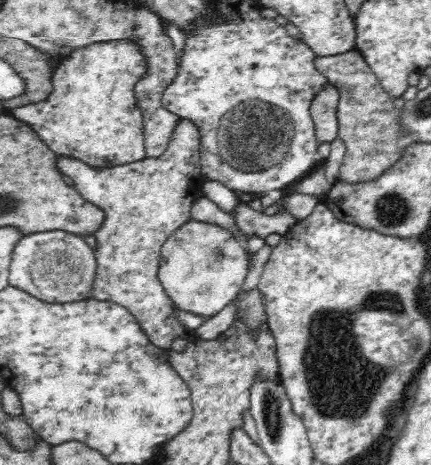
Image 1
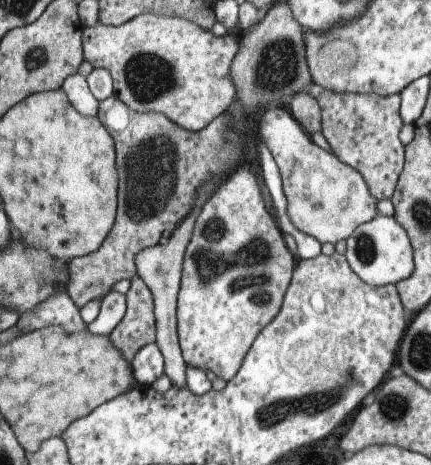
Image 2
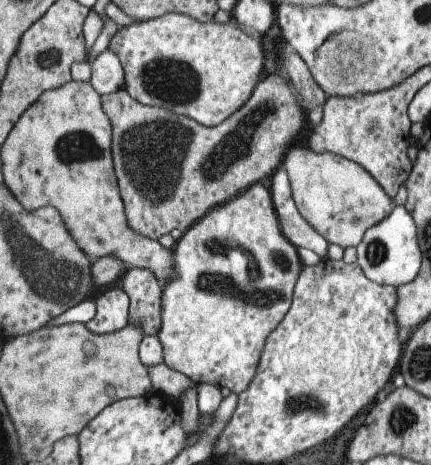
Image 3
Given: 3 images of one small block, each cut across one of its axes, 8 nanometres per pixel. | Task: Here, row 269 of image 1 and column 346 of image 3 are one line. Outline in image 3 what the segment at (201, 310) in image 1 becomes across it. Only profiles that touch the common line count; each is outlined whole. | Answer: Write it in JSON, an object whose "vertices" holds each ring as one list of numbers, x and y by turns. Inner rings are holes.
{"vertices":[[301,142,287,150,281,164,287,170,291,182,293,202,303,216,303,220,321,234,329,244,341,246,359,246,365,230,379,224,395,208,393,198,379,186,379,182,357,162,351,162,337,154,313,154]]}

